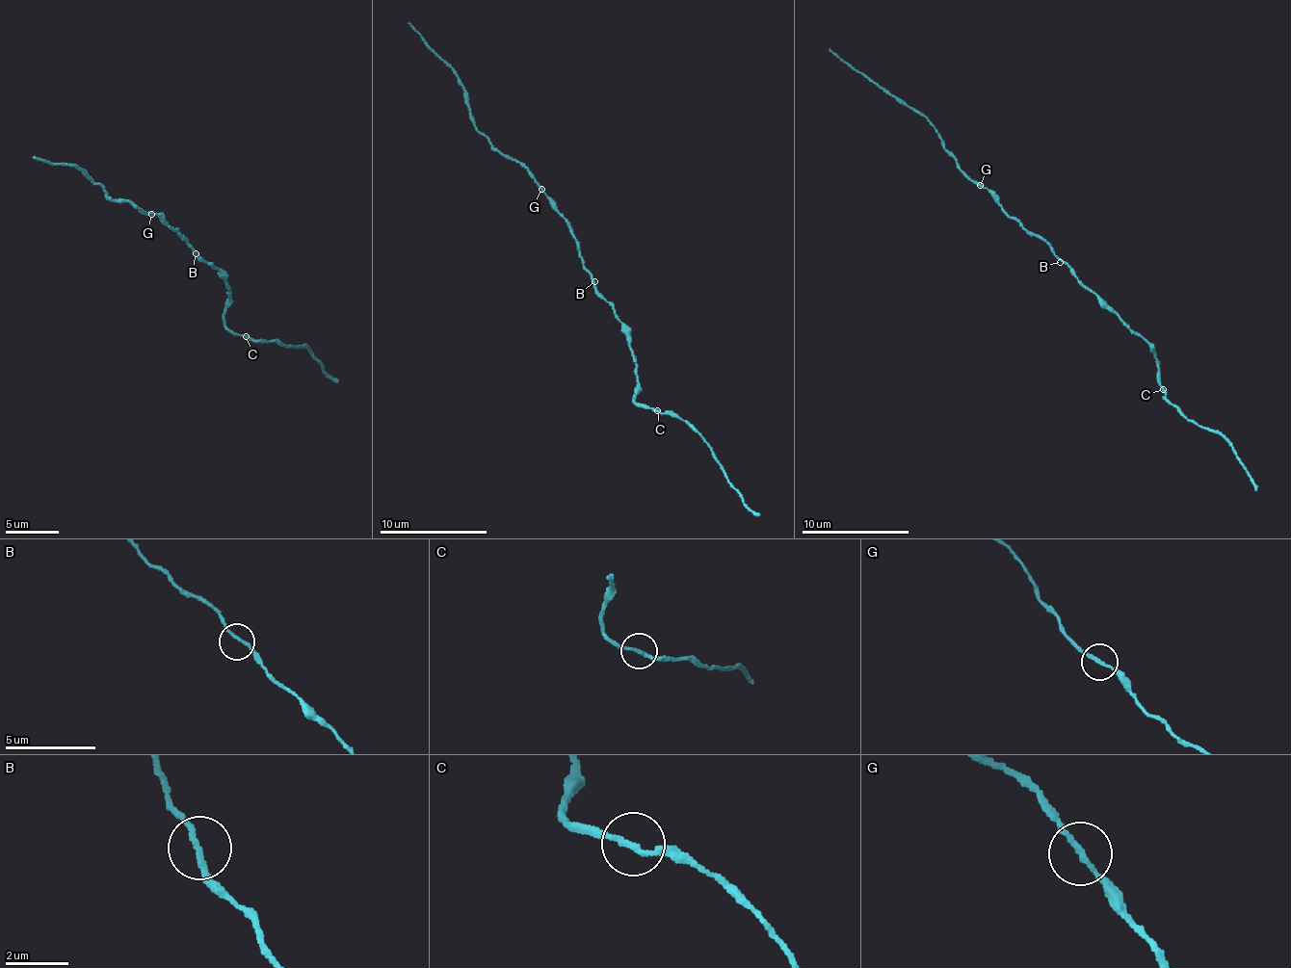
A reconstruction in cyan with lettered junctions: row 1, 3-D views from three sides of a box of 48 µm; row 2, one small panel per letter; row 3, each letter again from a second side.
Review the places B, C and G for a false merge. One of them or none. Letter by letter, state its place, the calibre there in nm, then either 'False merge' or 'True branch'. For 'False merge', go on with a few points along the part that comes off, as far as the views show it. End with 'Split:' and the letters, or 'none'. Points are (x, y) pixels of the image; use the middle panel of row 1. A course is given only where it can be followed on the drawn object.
B: Place: (594, 281). Thickness 180 nm. True branch
C: Place: (657, 410). Thickness 170 nm. True branch
G: Place: (541, 189). Thickness 170 nm. True branch
Split: none

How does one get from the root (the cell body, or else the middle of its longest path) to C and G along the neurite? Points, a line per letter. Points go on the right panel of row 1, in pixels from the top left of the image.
C: (1060, 258), (1086, 287), (1093, 291), (1148, 343), (1156, 360), (1163, 389)
G: (1060, 258), (1040, 238), (1030, 235), (1014, 221), (980, 185)

